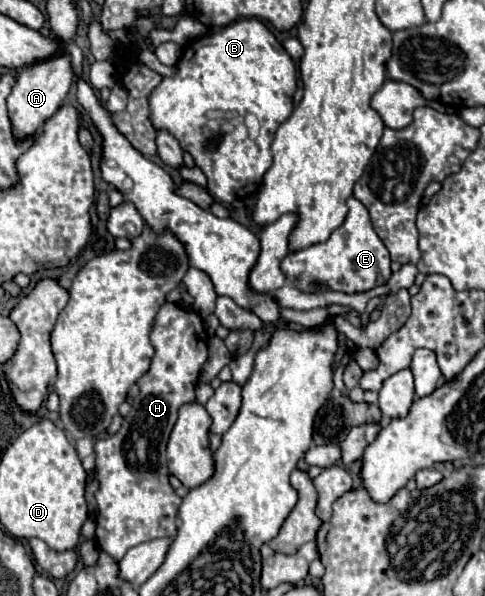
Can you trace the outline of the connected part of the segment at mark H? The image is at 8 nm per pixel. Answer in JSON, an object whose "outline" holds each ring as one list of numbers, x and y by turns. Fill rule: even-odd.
{"outline":[[166,302,158,316,152,330,152,346,154,346,154,358,150,364,150,370,138,380,140,394,132,400,132,410,128,416,124,416,124,422,120,430,114,436,102,438,94,444,96,452,96,472,100,480,100,488,96,492,98,502,98,514,96,514,96,542,98,548,108,552,112,558,120,560,128,548,138,546,142,542,176,536,176,524,178,524,178,508,182,504,182,498,178,498,168,482,168,468,166,468,166,444,170,438,170,432,178,420,178,410,184,404,194,404,194,388,198,384,198,376,202,372,202,366,208,360,206,350,206,326,198,312,186,310,176,302]]}

